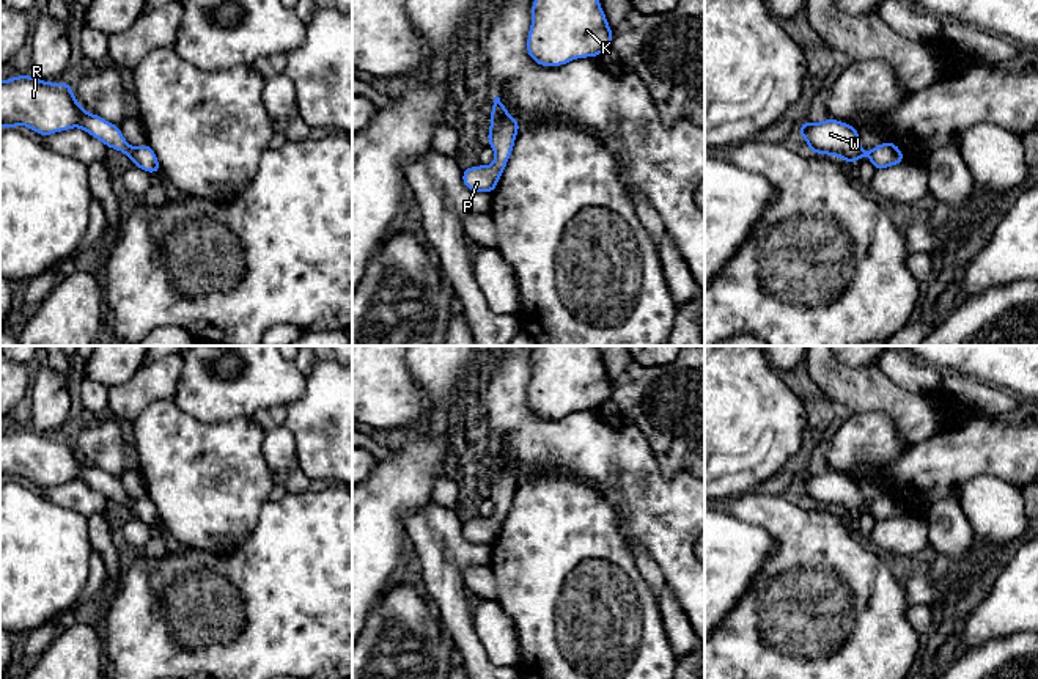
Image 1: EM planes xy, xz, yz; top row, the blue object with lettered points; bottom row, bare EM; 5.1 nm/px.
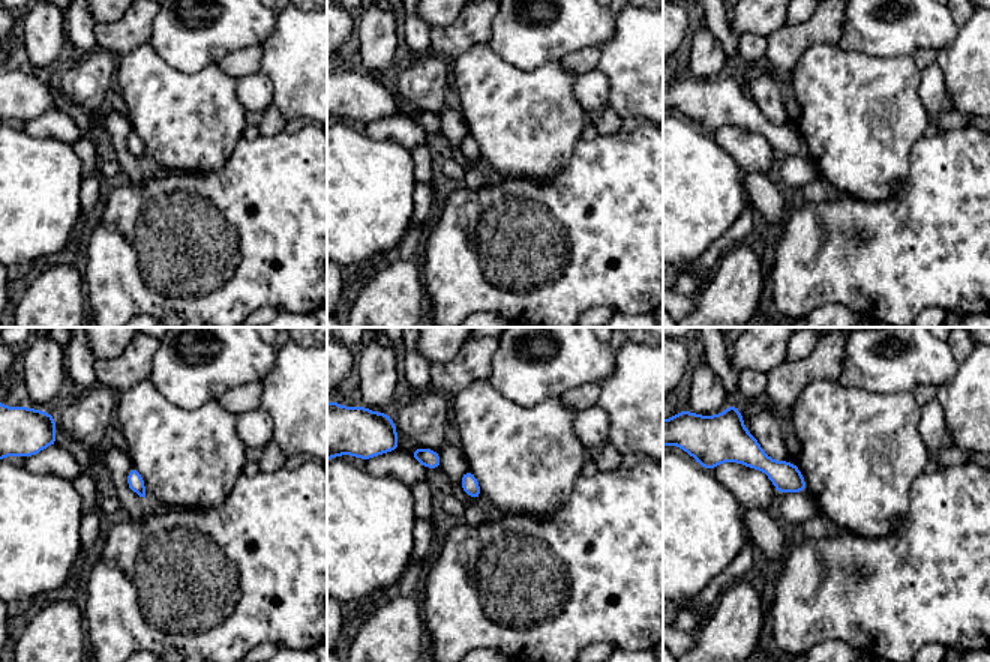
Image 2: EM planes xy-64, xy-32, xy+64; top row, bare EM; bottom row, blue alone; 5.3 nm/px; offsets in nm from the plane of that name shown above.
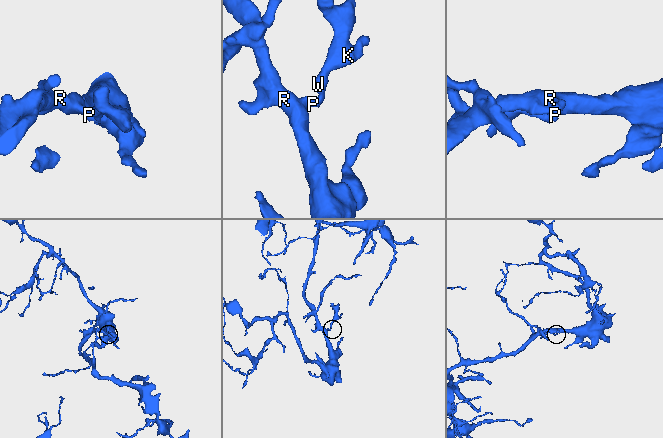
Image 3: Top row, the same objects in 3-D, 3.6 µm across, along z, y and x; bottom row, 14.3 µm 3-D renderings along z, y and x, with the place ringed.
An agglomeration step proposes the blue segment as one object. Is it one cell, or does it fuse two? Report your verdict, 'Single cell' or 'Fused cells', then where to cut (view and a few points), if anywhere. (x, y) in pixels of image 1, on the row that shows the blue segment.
Single cell. No split

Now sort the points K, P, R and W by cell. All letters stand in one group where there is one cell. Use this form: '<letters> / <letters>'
K P R W

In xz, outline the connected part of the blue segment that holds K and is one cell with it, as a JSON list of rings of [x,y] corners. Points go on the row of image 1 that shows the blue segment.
[[[533,0],[527,53],[539,66],[599,57],[612,39],[599,0]]]

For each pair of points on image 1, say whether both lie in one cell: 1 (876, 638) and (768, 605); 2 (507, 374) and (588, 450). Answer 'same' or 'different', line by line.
1: same
2: same

